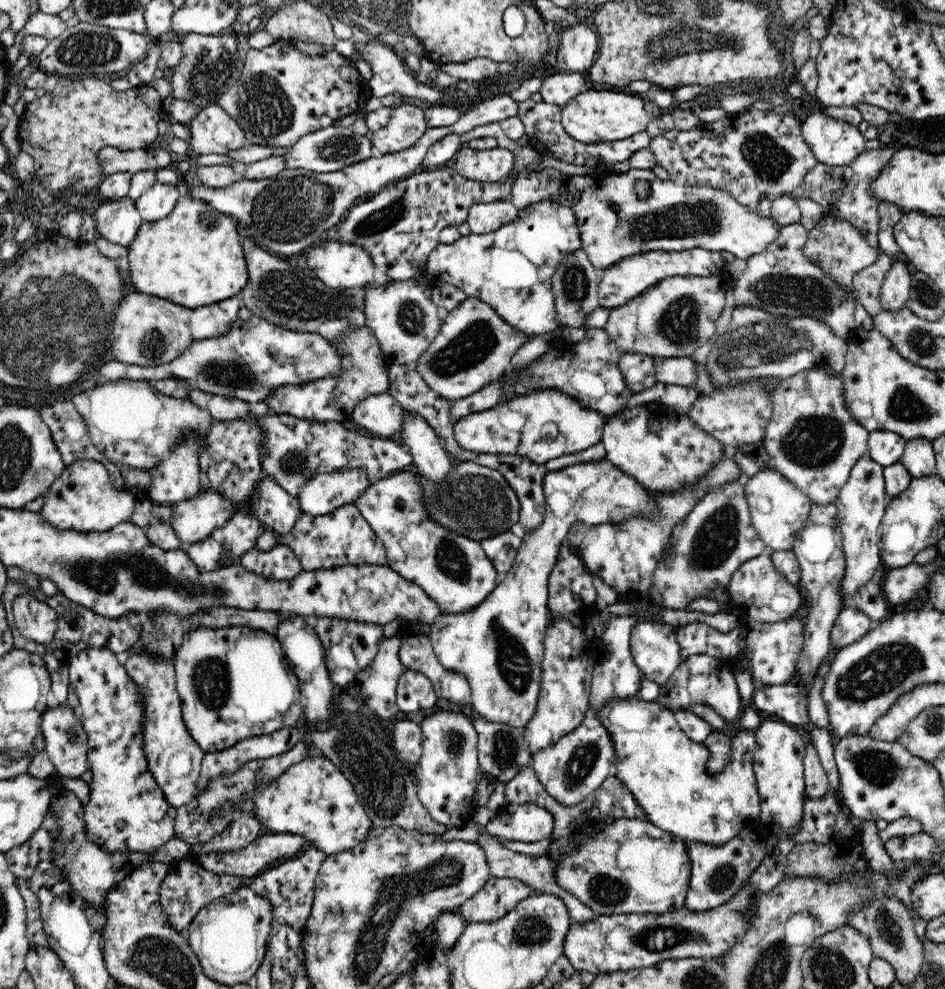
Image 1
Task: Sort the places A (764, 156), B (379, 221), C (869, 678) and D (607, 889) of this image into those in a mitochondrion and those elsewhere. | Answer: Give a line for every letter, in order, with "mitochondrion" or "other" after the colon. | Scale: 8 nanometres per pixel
A: mitochondrion
B: mitochondrion
C: mitochondrion
D: mitochondrion

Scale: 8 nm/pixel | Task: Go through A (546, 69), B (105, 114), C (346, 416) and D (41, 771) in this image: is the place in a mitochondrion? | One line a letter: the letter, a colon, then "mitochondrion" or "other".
A: other
B: other
C: other
D: other

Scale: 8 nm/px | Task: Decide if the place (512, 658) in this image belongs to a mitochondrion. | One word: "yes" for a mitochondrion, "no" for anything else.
yes

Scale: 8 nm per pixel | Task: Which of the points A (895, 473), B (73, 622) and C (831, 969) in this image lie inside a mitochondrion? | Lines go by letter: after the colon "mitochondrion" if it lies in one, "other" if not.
A: other
B: other
C: mitochondrion

